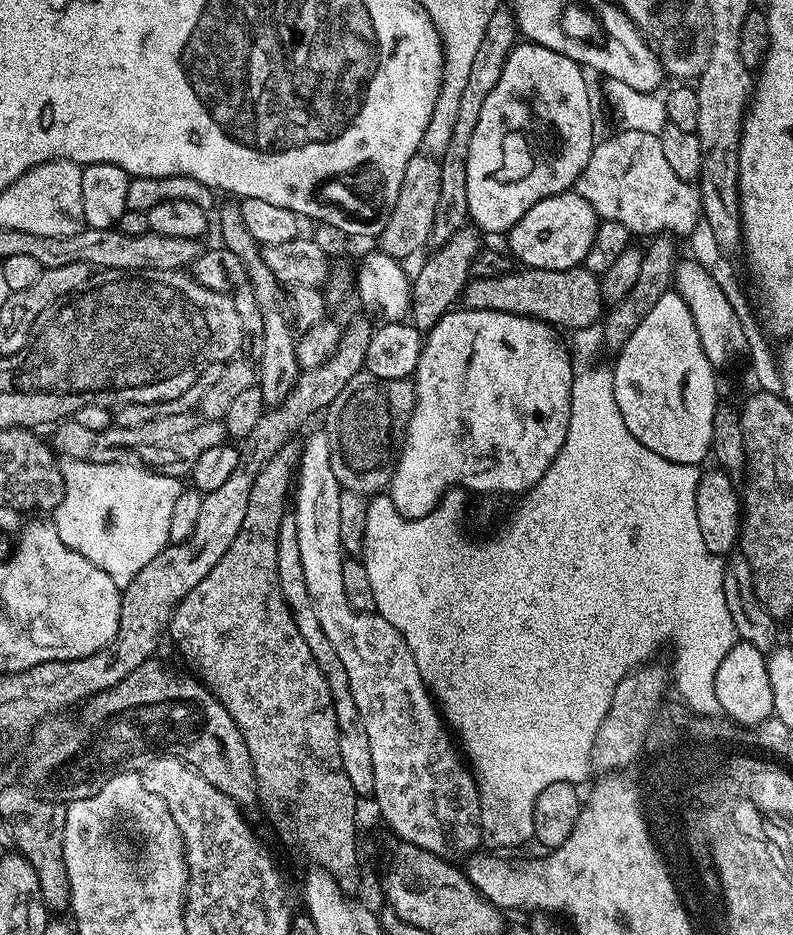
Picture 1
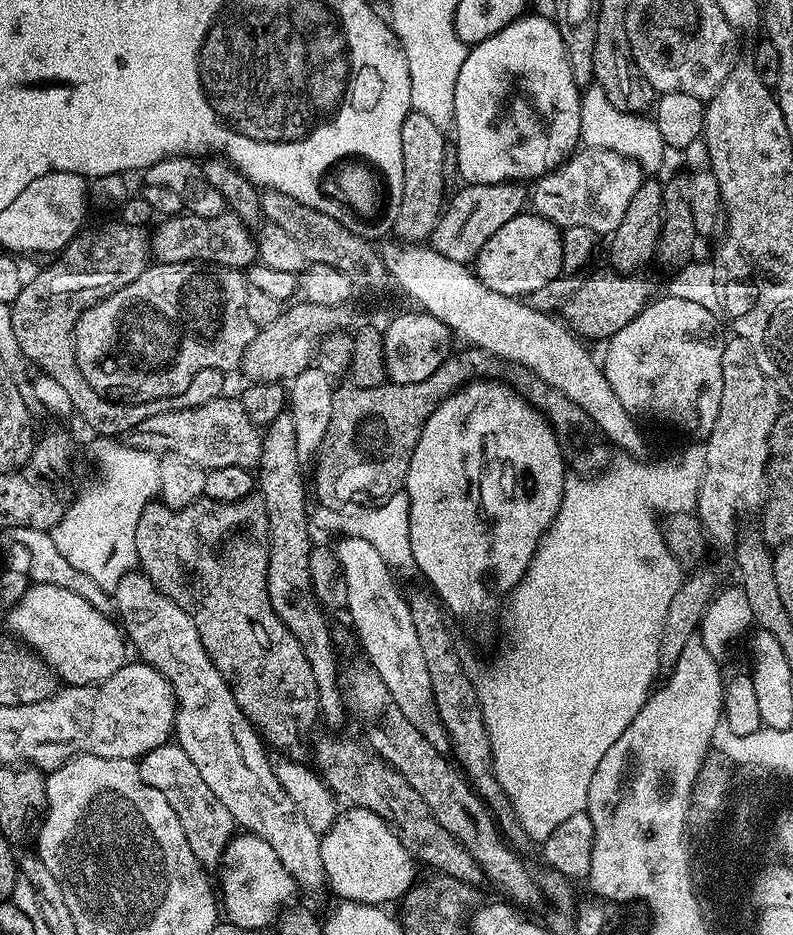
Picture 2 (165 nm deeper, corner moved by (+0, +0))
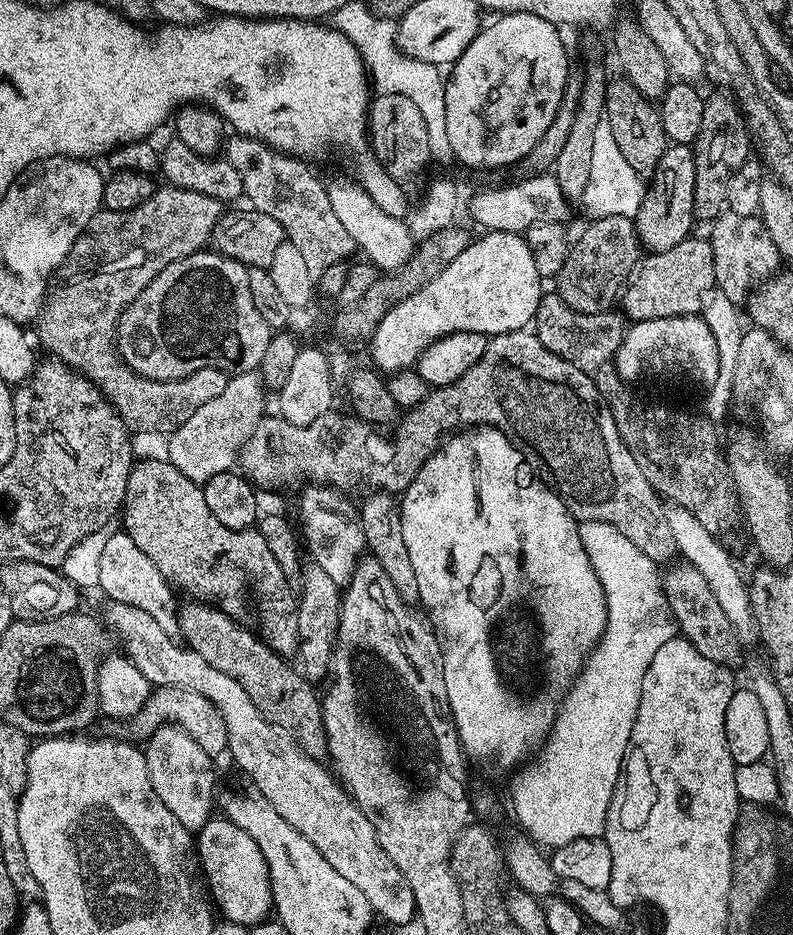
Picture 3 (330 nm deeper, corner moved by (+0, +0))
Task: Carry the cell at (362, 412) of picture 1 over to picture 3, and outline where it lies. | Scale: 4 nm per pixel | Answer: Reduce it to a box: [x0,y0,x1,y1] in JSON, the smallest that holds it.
[239,330,677,566]

